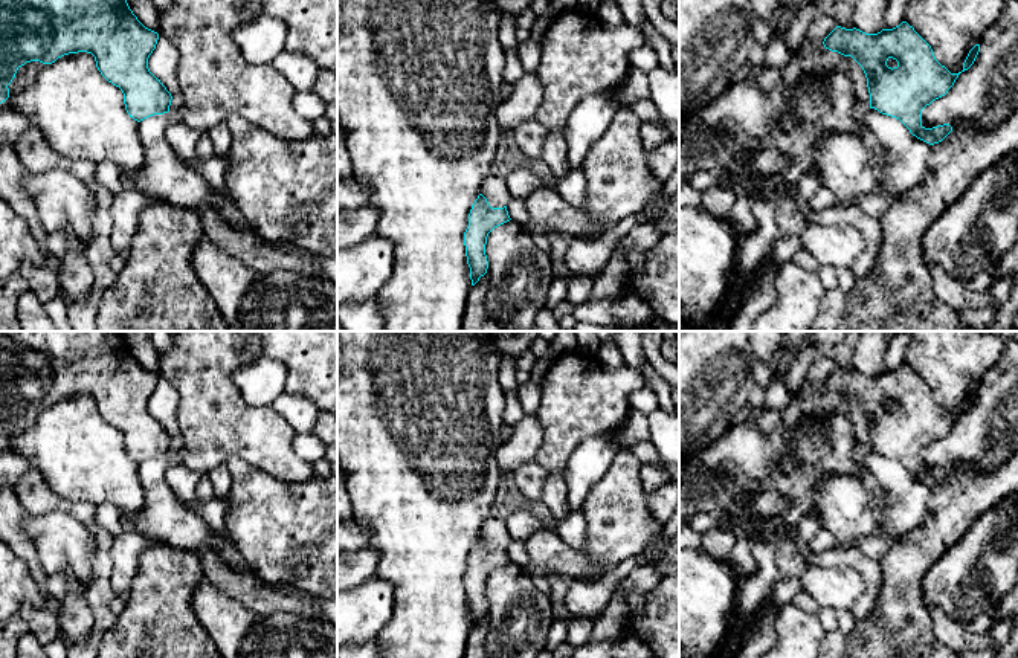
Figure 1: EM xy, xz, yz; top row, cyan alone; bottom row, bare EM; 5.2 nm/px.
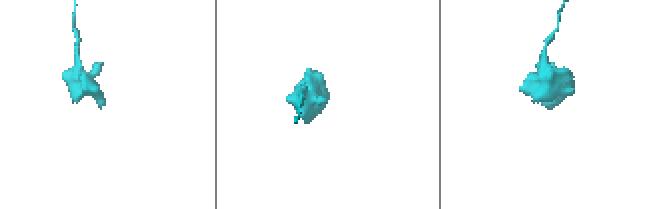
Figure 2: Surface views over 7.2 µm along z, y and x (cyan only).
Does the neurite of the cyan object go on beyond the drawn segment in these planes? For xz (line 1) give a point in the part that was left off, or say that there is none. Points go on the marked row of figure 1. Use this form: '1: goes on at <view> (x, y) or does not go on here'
1: does not go on here

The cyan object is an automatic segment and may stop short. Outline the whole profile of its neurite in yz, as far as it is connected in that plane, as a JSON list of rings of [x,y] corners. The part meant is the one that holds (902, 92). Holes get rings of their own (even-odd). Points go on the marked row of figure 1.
[[[907,21],[878,34],[836,26],[823,44],[852,56],[862,67],[870,108],[899,119],[913,136],[929,145],[952,131],[949,124],[925,128],[922,110],[945,96],[962,72],[951,73],[942,66],[931,46]]]

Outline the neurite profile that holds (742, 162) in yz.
[[[748,140],[743,150],[734,157],[733,163],[730,165],[730,171],[739,176],[749,174],[752,171],[751,165],[757,153],[759,153],[759,142]]]

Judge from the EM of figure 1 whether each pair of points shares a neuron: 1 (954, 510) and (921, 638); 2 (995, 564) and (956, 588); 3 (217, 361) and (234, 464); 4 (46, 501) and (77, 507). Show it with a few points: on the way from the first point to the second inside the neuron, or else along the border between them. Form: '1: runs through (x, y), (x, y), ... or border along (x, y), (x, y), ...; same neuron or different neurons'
1: runs through (927, 542), (910, 559), (910, 606); same neuron
2: runs through (986, 564), (965, 583); same neuron
3: border along (223, 461), (231, 455), (238, 455), (264, 472); different neurons
4: runs through (54, 503), (69, 506); same neuron

